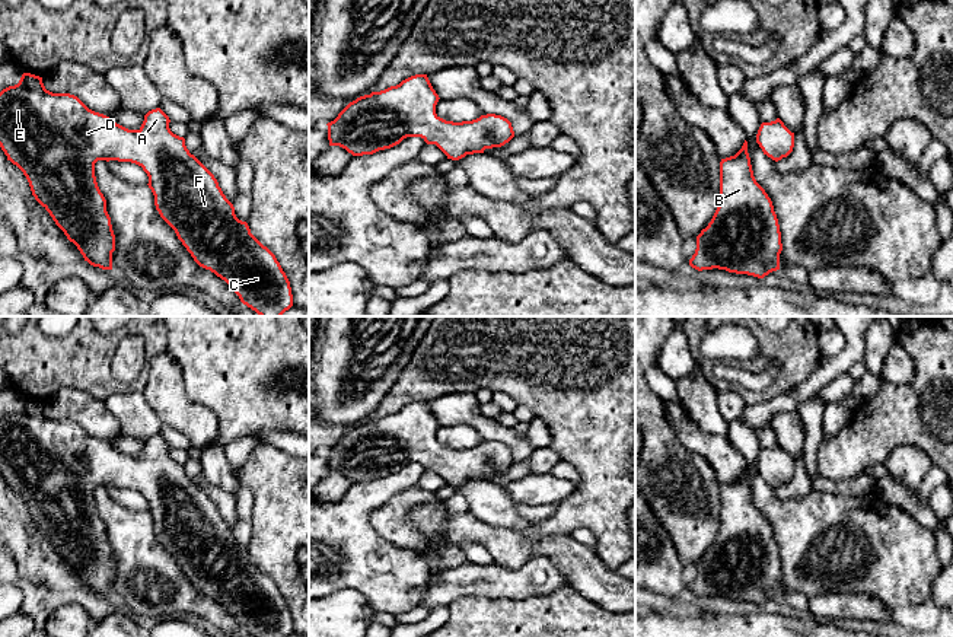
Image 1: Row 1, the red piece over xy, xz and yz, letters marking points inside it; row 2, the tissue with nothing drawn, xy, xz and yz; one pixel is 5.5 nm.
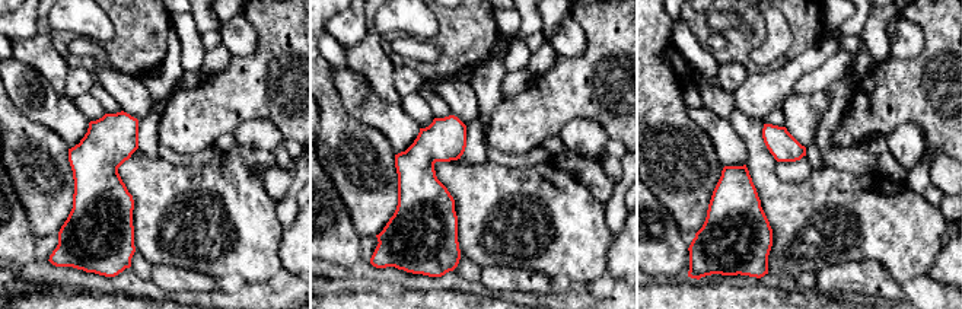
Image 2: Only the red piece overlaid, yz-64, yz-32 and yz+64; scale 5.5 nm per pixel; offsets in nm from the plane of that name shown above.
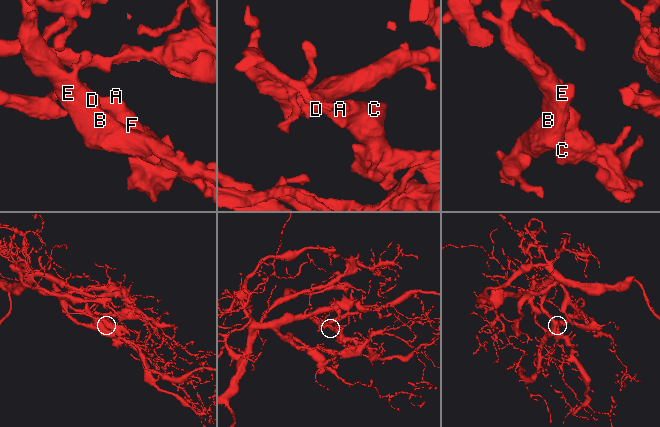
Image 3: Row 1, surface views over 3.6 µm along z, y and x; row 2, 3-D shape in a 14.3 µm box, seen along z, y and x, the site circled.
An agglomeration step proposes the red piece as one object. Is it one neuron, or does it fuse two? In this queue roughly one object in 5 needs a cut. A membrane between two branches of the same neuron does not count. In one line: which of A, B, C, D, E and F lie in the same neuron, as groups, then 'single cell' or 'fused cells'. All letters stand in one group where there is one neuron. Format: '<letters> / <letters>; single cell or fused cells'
A B C D E F; single cell

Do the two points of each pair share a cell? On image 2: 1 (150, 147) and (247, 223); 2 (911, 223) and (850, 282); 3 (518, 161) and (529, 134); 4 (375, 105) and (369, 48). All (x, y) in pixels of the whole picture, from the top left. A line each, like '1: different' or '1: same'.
1: different
2: different
3: different
4: different

